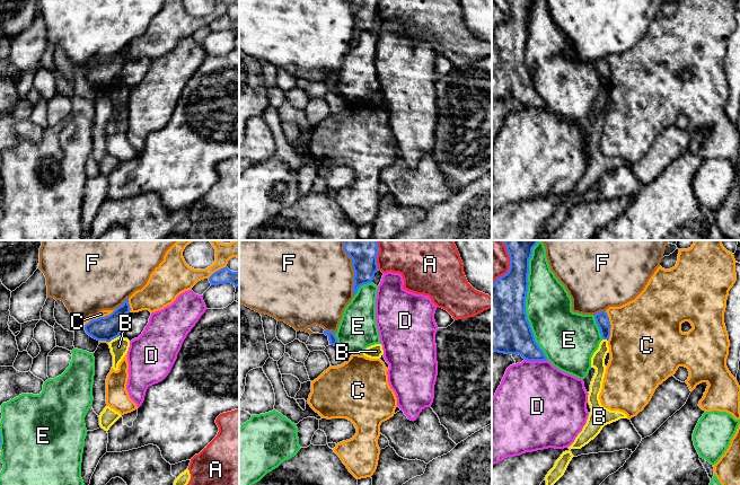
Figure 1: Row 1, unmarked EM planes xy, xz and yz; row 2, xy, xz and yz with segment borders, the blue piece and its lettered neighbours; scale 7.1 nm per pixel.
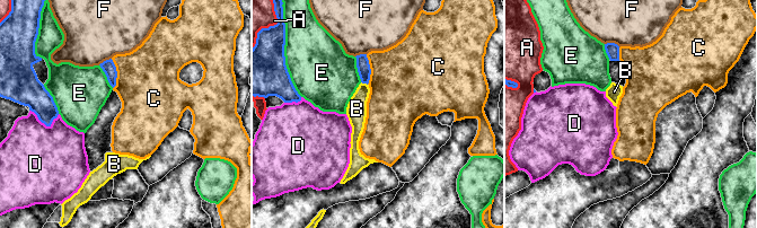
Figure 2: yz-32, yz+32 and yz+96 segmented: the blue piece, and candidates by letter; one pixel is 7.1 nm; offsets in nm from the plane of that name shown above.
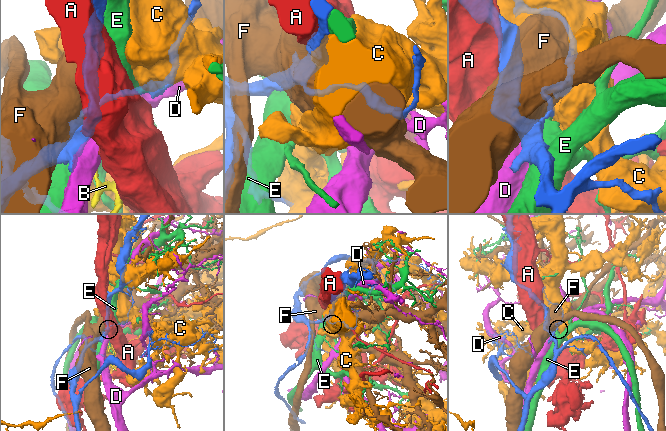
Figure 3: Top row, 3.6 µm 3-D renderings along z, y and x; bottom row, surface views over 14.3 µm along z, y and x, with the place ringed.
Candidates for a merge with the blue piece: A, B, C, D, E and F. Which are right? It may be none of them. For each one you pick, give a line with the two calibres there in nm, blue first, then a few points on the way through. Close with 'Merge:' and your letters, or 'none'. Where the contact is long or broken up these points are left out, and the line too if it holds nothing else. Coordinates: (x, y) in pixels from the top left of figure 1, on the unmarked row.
Merge: none

